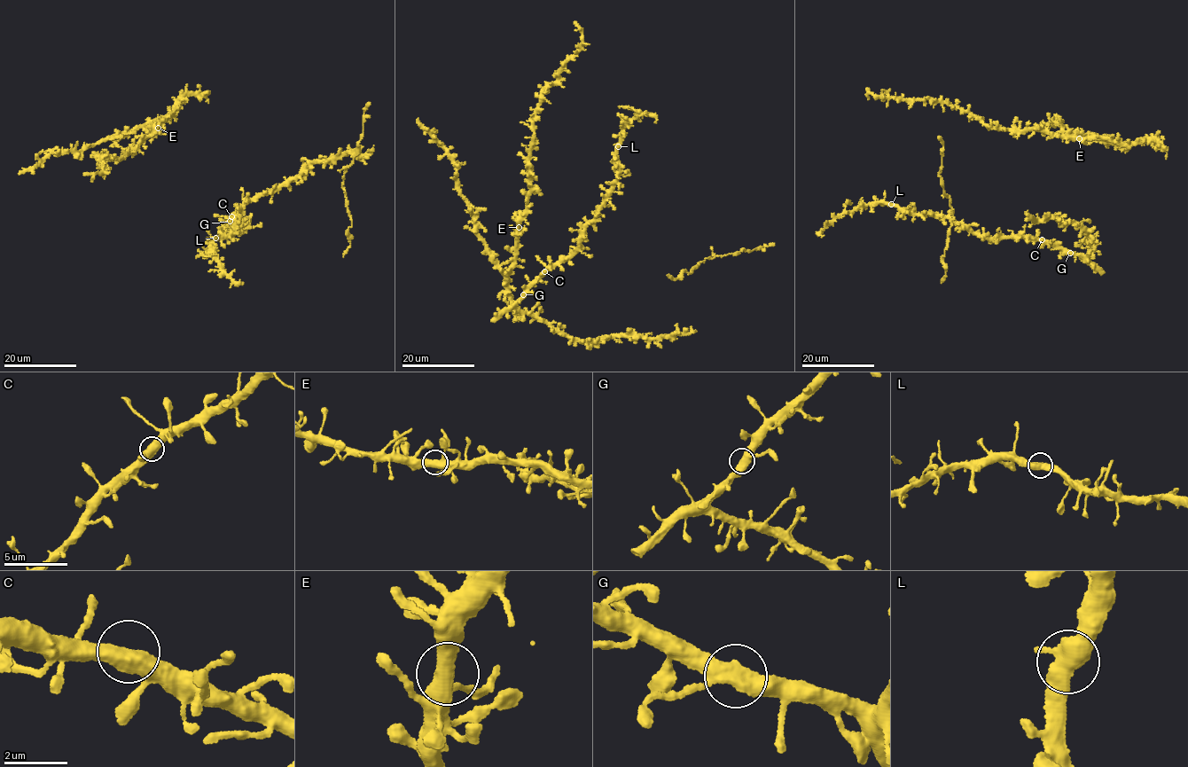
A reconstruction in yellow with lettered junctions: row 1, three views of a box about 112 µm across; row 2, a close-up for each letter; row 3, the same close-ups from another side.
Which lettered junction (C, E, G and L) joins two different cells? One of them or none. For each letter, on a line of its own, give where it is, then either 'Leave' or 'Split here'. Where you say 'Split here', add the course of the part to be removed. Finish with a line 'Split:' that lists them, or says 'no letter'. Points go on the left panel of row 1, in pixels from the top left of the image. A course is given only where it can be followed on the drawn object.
C: Place: (231, 216). Leave
E: Place: (158, 128). Leave
G: Place: (230, 221). Leave
L: Place: (215, 238). Leave
Split: no letter

